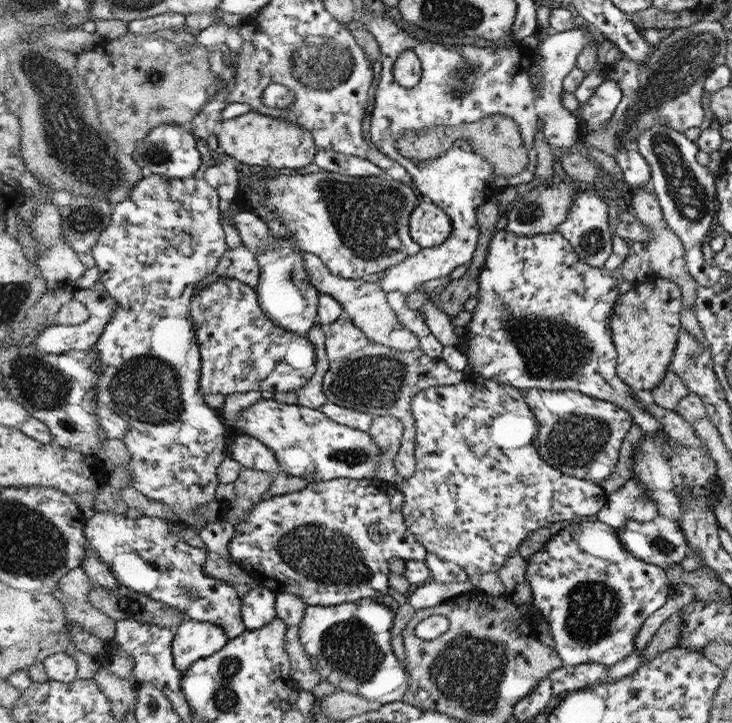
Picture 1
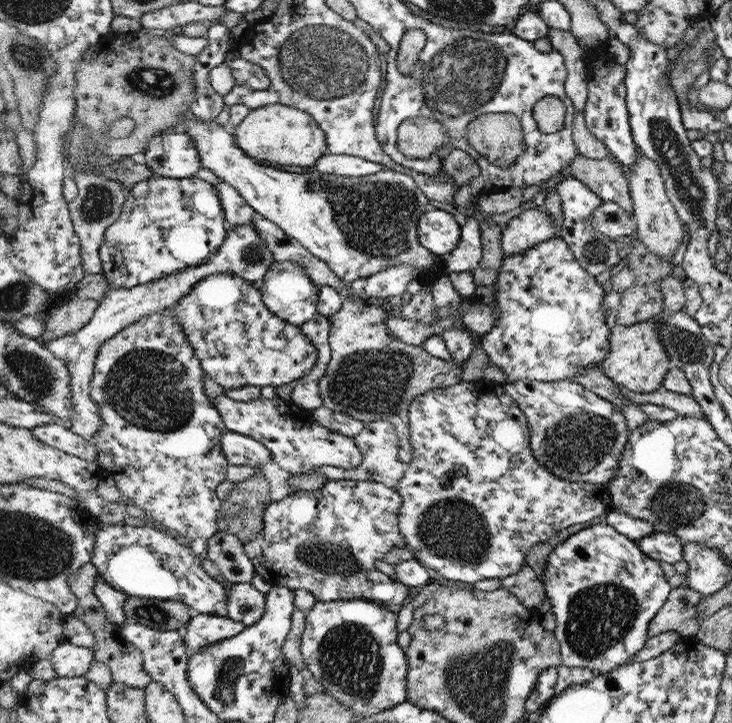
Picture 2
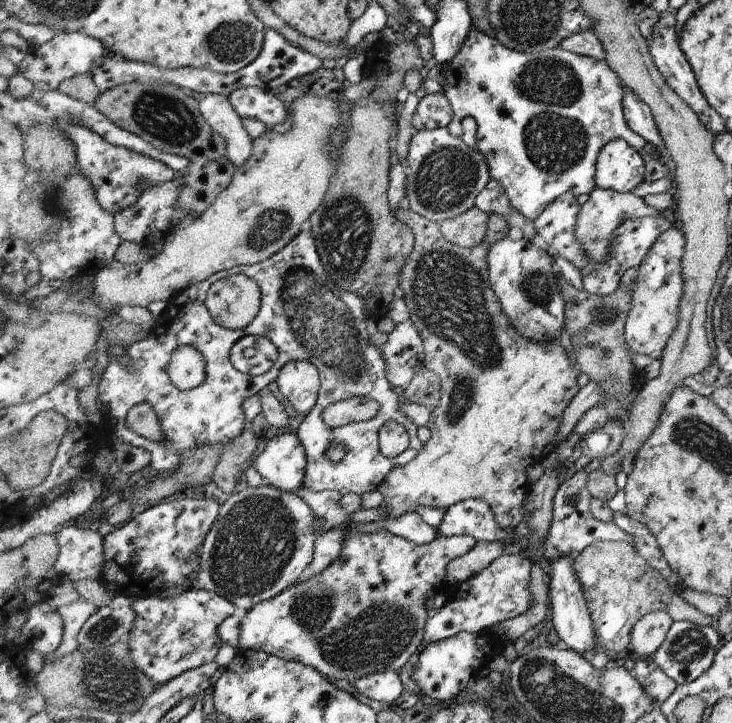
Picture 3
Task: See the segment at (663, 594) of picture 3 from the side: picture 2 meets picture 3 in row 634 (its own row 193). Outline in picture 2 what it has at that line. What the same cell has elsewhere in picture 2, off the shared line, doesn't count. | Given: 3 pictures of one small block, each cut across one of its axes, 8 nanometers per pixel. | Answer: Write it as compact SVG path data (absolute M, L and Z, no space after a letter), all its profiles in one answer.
M580 154L571 161L571 176L583 181L604 203L618 204L632 217L634 198L631 197L630 180L624 177L619 161L611 156L594 160Z

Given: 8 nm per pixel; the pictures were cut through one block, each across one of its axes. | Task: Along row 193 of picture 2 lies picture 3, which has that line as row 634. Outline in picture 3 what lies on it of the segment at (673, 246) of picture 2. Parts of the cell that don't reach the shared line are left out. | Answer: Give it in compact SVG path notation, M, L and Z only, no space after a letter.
M653 611L636 624L631 634L633 657L654 656L667 638L674 621L665 611Z

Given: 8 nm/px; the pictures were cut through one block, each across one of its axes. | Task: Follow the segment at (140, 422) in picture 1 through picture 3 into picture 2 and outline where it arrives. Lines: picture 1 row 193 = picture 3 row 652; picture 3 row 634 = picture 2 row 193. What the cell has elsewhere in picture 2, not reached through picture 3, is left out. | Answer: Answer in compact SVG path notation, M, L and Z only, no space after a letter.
M154 176L130 191L123 215L107 230L101 250L104 259L102 273L116 289L156 282L214 258L227 242L229 229L224 204L215 184L200 176L185 179Z

